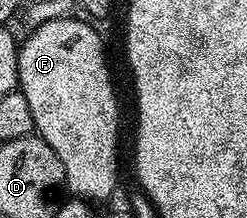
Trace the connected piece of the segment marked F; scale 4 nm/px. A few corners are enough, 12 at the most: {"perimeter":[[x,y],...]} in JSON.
{"perimeter":[[91,20],[19,42],[18,89],[67,192],[116,189],[120,105]]}

